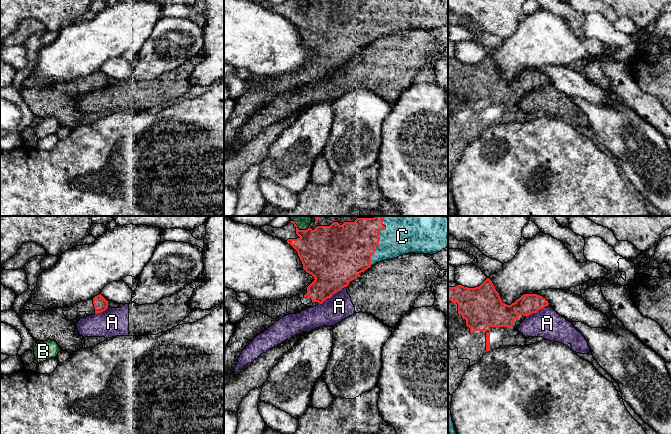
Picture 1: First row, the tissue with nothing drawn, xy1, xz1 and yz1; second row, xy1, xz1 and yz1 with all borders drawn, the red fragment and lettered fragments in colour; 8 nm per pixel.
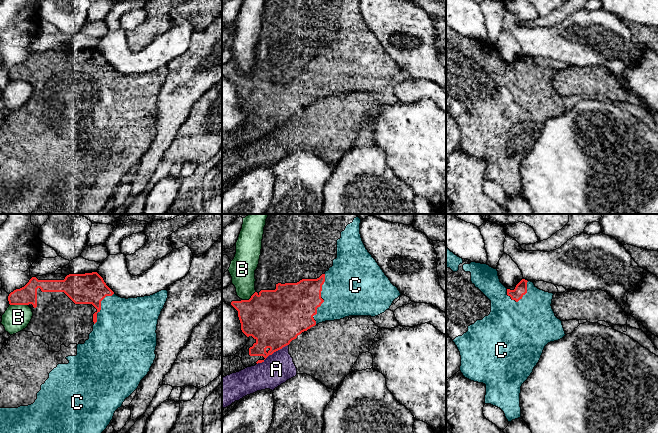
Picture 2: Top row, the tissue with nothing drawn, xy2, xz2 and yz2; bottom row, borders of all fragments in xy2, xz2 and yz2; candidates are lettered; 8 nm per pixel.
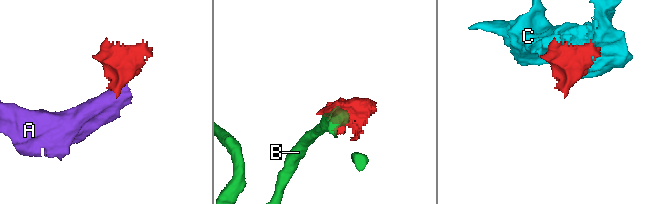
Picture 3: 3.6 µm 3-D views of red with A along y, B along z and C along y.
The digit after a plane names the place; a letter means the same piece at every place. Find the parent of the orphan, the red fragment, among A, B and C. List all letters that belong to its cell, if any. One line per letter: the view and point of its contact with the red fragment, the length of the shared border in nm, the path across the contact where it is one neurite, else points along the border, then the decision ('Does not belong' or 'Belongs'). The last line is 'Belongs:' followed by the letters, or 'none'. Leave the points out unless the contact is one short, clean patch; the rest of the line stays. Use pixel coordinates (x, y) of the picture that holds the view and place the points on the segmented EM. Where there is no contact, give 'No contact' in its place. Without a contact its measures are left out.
A: Touches red at xz2 (272, 353). Shared border 300 nm. Boundary: xz2 (288, 344), (269, 354), (257, 364). Does not belong
B: Touches red at xy2 (19, 304). Shared border 140 nm. Does not belong
C: Touches red at xz1 (379, 239). Shared border 420 nm. Belongs
Belongs: C

